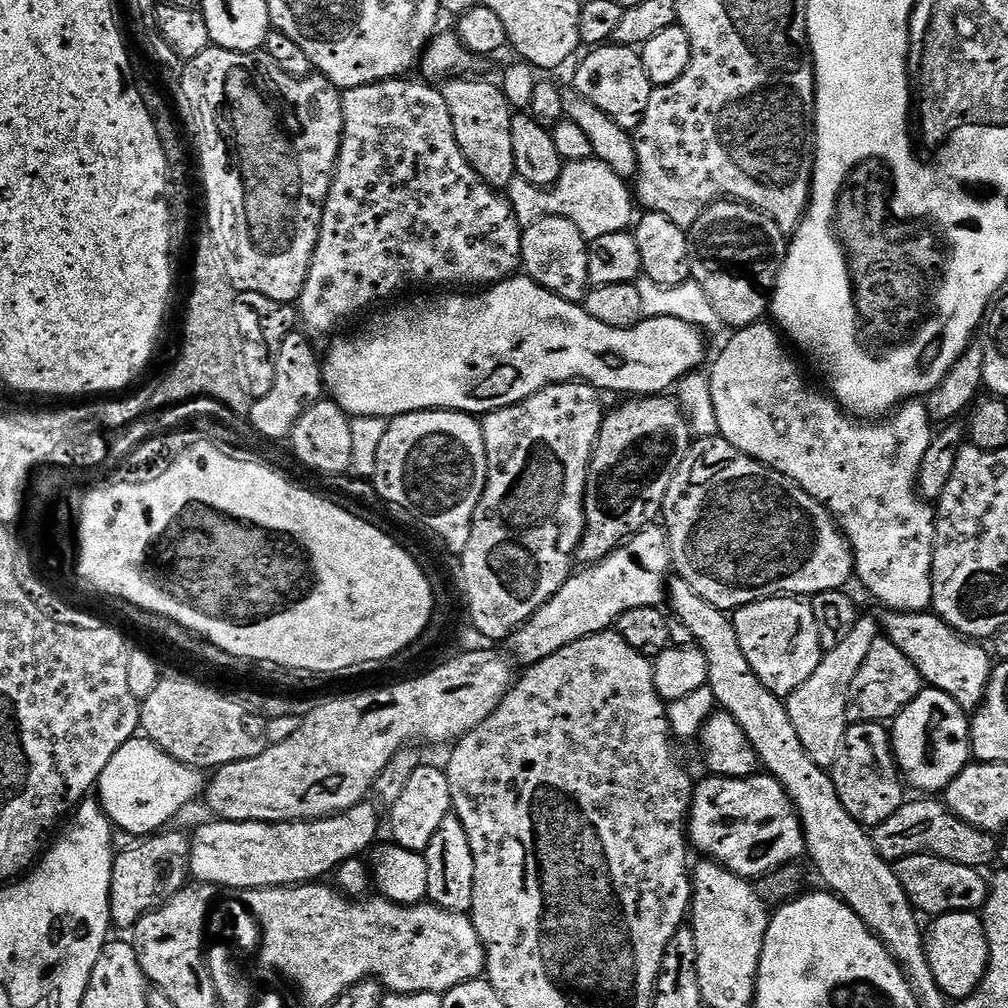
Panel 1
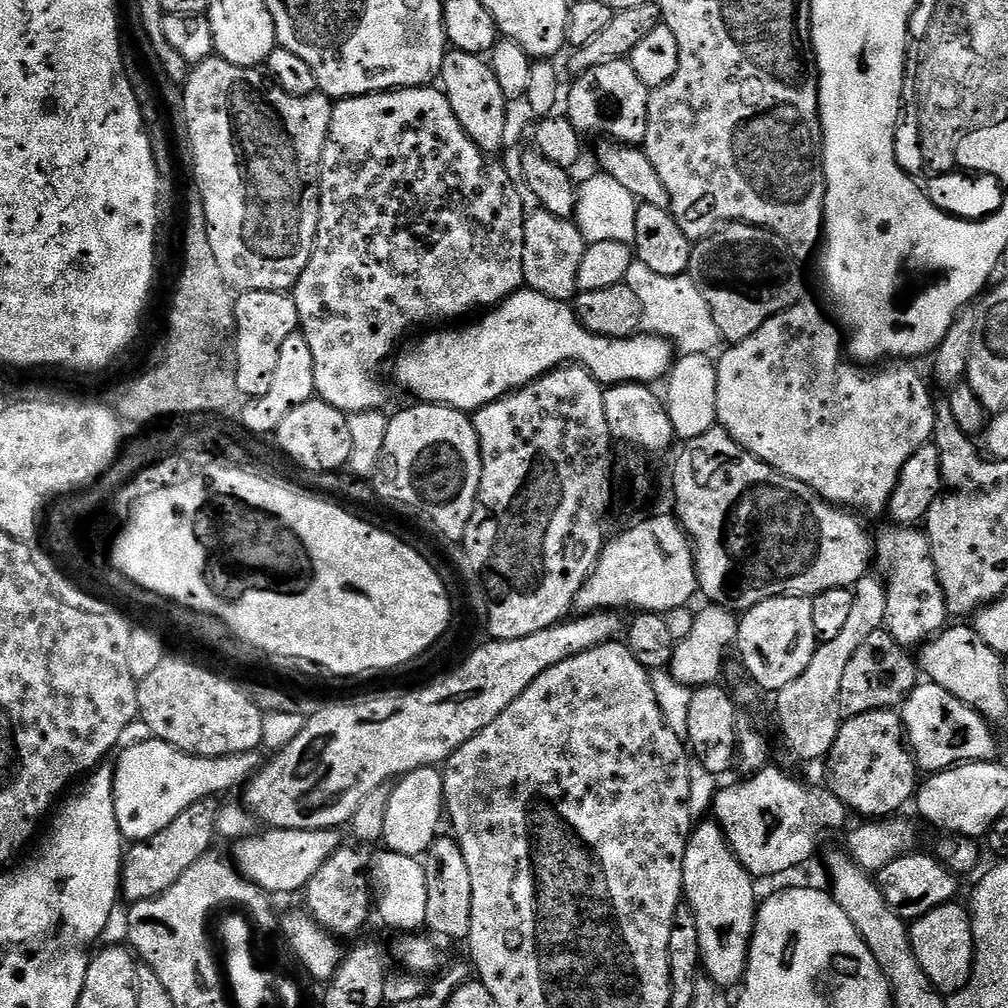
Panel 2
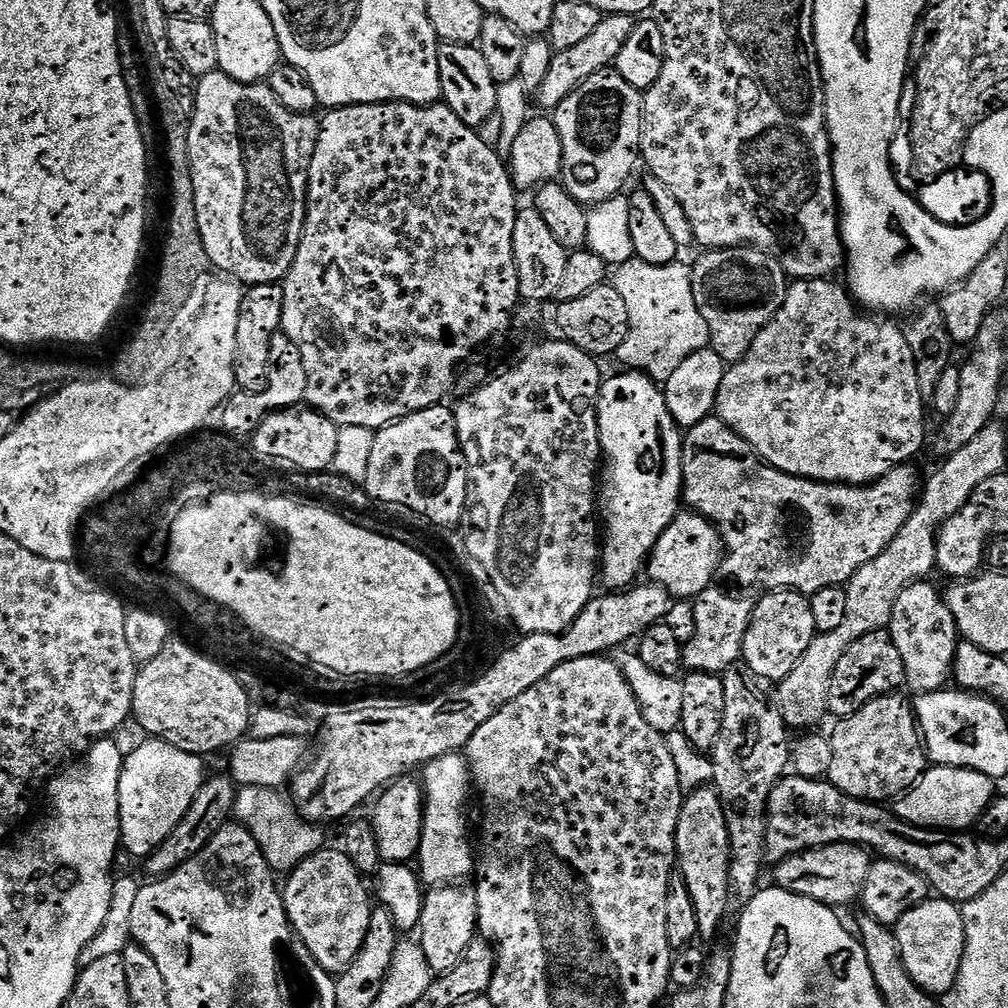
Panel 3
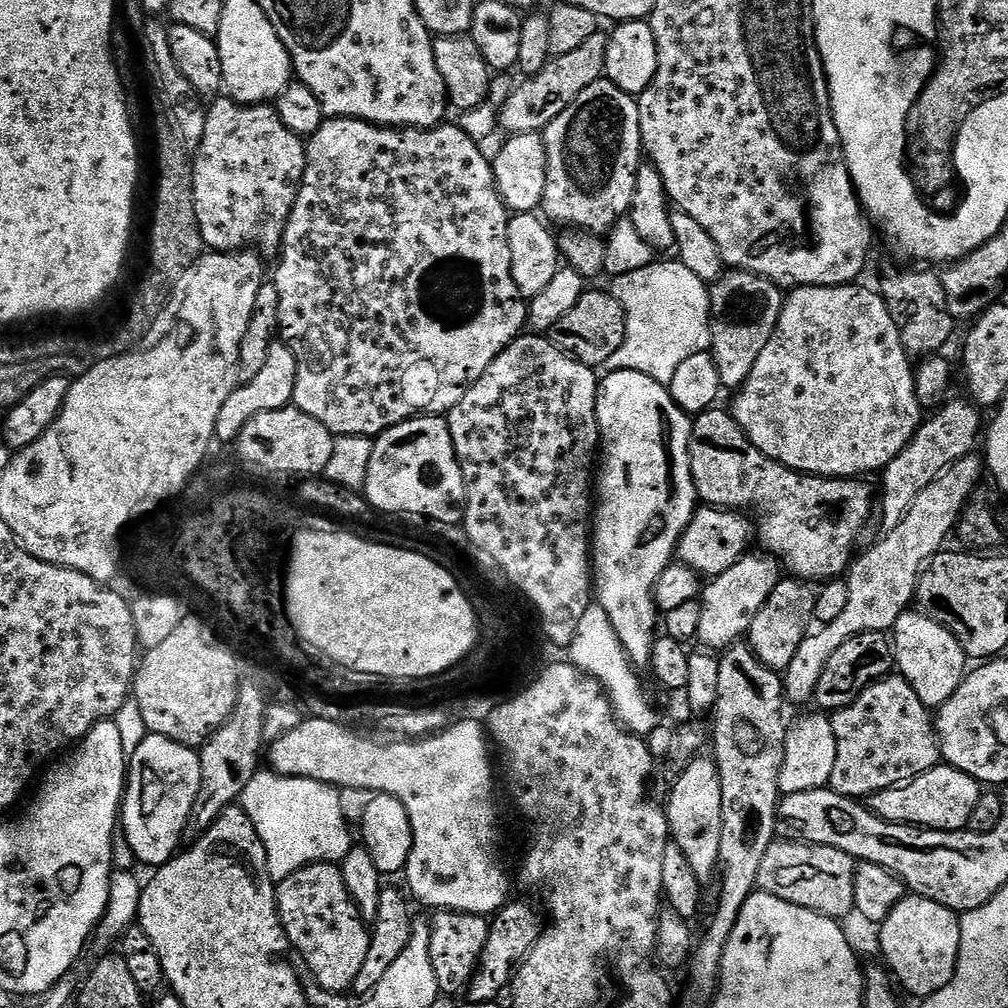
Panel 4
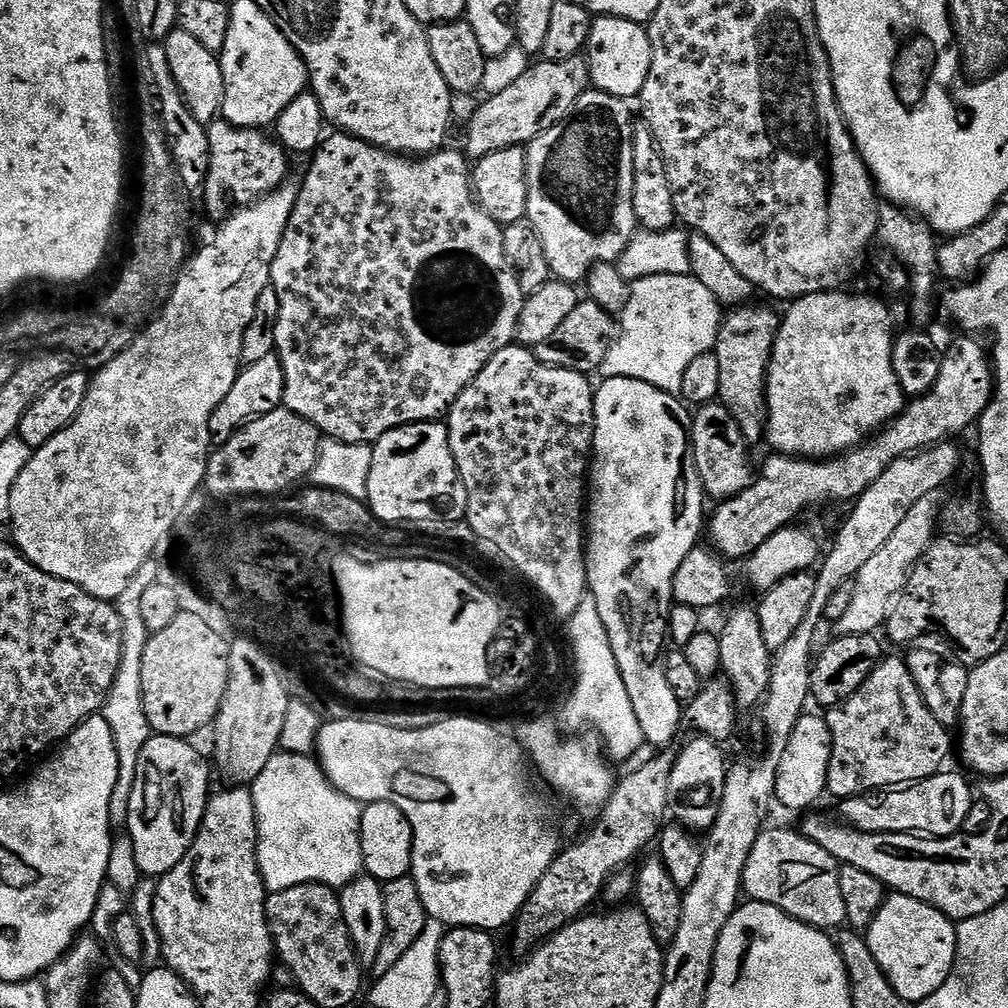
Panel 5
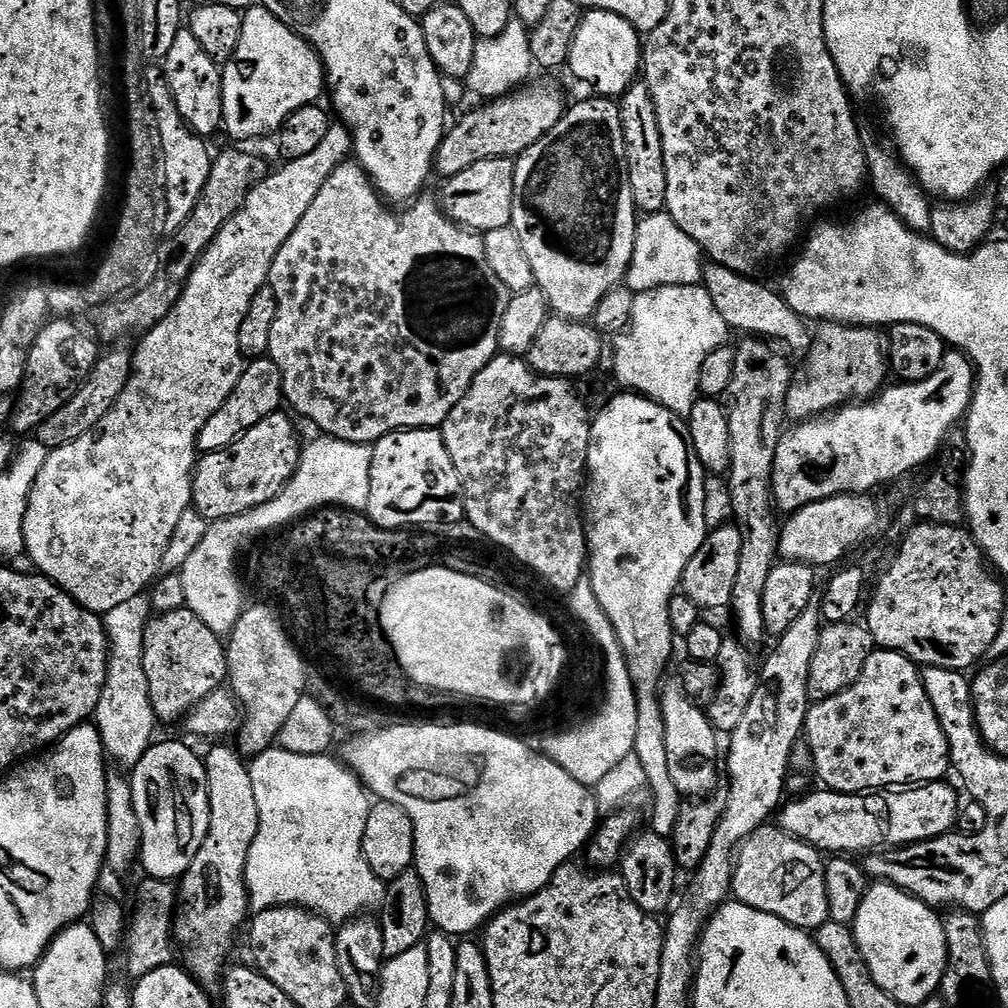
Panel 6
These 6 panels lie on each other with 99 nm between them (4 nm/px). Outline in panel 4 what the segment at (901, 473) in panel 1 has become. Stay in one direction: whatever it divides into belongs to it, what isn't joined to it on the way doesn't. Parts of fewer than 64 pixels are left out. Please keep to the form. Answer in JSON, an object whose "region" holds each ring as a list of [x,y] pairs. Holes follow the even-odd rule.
{"region":[[[859,283],[839,284],[838,286],[806,286],[791,289],[784,297],[784,309],[778,318],[778,326],[774,334],[770,334],[770,342],[766,342],[762,354],[758,354],[758,362],[754,362],[754,370],[750,370],[750,378],[735,393],[736,401],[730,405],[740,429],[750,438],[750,442],[762,454],[776,460],[792,471],[809,476],[827,476],[829,478],[864,478],[867,472],[879,473],[887,464],[898,458],[901,450],[914,438],[914,434],[922,423],[922,409],[916,393],[916,373],[908,351],[902,346],[902,338],[898,334],[898,326],[894,326],[894,318],[880,297],[879,291],[859,288]],[[919,610],[903,612],[898,618],[894,629],[894,664],[929,710],[939,710],[954,698],[954,690],[958,690],[970,668],[969,657],[965,656],[958,638]]]}

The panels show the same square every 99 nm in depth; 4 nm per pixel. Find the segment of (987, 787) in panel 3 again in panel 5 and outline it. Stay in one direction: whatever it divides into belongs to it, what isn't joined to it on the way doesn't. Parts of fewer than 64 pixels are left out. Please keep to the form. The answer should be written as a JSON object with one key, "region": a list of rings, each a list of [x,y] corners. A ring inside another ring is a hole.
{"region":[[[941,770],[916,784],[851,796],[848,800],[839,801],[839,815],[843,823],[863,832],[911,832],[929,838],[955,836],[964,827],[974,793],[966,777],[948,771]]]}

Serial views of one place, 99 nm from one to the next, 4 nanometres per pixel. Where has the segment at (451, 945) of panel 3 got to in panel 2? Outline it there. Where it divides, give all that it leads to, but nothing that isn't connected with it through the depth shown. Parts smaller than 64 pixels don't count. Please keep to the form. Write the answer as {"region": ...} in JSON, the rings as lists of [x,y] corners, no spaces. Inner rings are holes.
{"region":[[[437,835],[426,853],[428,893],[426,894],[426,928],[433,937],[445,936],[448,940],[463,941],[470,926],[470,870],[462,858],[460,844],[451,835]]]}

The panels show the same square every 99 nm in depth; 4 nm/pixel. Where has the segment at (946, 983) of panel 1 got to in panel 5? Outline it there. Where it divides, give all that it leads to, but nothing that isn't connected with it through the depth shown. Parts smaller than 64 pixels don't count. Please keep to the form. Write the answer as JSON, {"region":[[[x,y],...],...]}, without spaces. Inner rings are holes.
{"region":[[[899,894],[889,895],[872,919],[872,925],[866,929],[866,935],[870,954],[874,954],[878,966],[888,976],[890,986],[894,986],[897,994],[908,1001],[909,1005],[919,1006],[926,998],[930,998],[930,994],[934,994],[938,986],[948,981],[956,967],[956,924],[946,914],[921,900]]]}

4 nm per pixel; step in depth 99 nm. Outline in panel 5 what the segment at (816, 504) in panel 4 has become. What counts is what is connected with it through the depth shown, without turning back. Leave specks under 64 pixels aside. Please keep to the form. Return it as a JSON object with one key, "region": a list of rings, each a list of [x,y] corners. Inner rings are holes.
{"region":[[[713,402],[703,405],[692,418],[692,449],[696,459],[696,469],[700,483],[709,497],[727,498],[746,490],[754,479],[754,468],[748,461],[750,445],[745,440],[738,422],[725,409],[723,404]]]}

